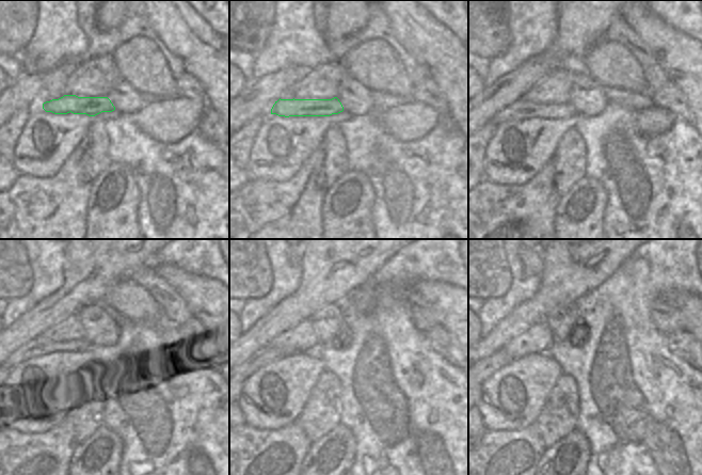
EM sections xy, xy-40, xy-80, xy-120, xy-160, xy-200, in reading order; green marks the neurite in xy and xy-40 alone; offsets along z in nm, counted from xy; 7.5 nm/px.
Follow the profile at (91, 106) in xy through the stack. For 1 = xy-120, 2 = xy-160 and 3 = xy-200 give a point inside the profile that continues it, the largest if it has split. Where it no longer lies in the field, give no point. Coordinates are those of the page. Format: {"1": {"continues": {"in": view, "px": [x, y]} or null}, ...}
{"1": {"continues": {"in": "xy-120", "px": [40, 346]}}, "2": {"continues": {"in": "xy-160", "px": [265, 355]}}, "3": {"continues": {"in": "xy-200", "px": [498, 360]}}}

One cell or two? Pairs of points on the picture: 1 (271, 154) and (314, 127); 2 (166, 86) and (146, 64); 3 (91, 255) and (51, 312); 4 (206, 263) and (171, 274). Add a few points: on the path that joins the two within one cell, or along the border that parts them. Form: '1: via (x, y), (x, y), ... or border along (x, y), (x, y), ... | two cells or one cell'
1: via (282, 144), (289, 137), (303, 135) | one cell
2: via (161, 81), (149, 69) | one cell
3: via (91, 269), (89, 274), (65, 298) | one cell
4: border along (160, 264), (173, 264), (187, 271), (208, 278) | two cells

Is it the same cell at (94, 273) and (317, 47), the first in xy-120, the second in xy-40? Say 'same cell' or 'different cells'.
different cells

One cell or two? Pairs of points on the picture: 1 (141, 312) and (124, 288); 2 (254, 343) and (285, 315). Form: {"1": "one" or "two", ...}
{"1": "one", "2": "one"}

